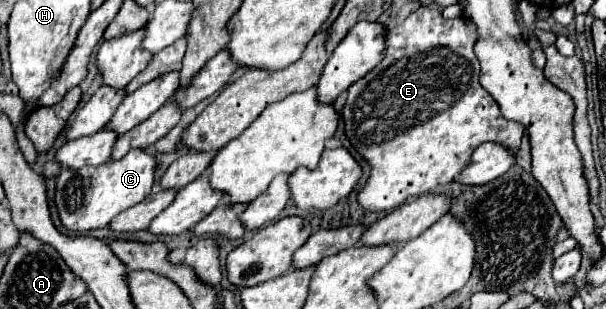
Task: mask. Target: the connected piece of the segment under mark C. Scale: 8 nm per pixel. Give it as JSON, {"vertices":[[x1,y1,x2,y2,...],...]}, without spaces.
{"vertices":[[130,150,124,158,108,160,102,166,84,166,82,170,62,168,62,172,58,174,54,196,62,224,68,230,78,232,104,228,106,224,110,224,114,216,142,202,152,192,154,172,156,172,156,154,146,150]]}

